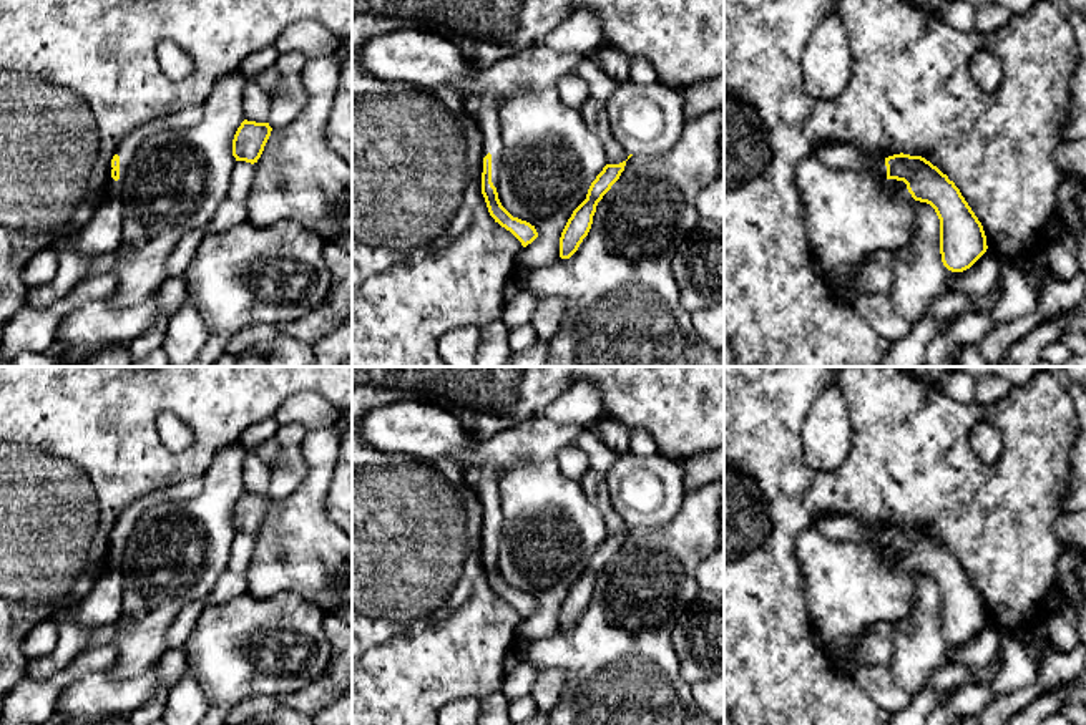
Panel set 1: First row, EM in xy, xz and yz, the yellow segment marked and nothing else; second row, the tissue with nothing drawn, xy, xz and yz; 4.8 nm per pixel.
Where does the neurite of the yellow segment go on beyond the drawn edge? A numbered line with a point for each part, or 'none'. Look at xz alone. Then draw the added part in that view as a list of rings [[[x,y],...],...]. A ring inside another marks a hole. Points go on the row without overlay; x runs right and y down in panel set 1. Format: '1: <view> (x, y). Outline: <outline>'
1: xz (485, 483). Outline: [[[493,465],[485,466],[475,478],[473,486],[483,506],[483,529],[492,526],[492,554],[498,559],[503,533],[503,513],[498,489],[500,476]]]

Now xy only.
1: xy (188, 488). Outline: [[[191,478],[184,479],[181,483],[176,483],[173,486],[164,486],[161,489],[156,489],[146,496],[141,496],[139,499],[133,501],[118,518],[116,524],[120,528],[120,552],[125,551],[125,546],[128,543],[128,538],[139,519],[139,516],[161,503],[178,503],[186,501],[189,498],[194,498],[203,489],[203,478]]]

